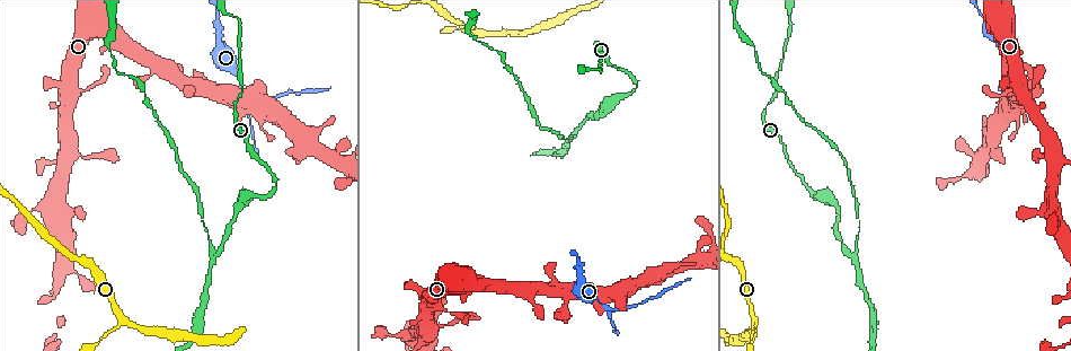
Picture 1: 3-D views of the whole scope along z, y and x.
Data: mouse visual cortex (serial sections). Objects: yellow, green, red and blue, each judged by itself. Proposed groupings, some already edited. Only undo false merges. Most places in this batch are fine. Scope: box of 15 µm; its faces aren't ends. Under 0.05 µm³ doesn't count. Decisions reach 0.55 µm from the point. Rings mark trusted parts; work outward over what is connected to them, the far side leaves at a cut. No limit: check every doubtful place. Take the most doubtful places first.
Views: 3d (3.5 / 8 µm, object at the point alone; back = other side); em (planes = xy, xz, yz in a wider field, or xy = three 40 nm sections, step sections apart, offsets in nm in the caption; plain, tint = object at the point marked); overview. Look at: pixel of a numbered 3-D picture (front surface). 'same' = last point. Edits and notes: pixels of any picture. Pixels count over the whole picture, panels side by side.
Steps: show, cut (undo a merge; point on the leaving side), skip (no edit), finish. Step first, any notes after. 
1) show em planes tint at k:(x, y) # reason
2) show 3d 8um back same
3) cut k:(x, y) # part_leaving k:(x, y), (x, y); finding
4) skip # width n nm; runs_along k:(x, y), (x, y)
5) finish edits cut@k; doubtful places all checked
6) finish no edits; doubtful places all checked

show 3d 8um at 1:(215, 254)

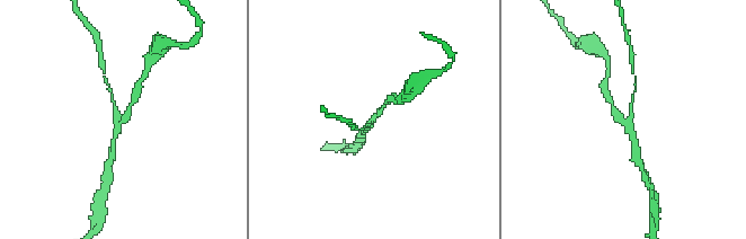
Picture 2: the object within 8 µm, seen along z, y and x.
show 3d 3.5um at 2:(373, 118) # closer look

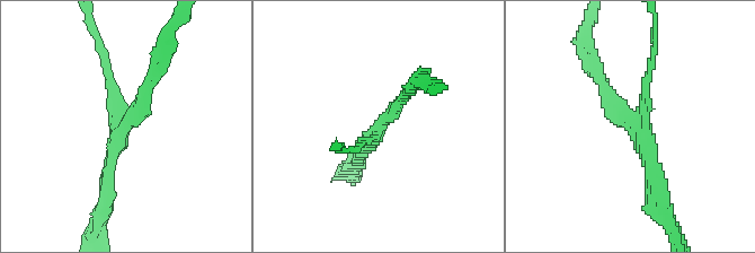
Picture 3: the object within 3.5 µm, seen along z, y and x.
show em xy step 3 tint at 3:(376, 130) # arms 3; arm_widths 100, 200, 200 nm

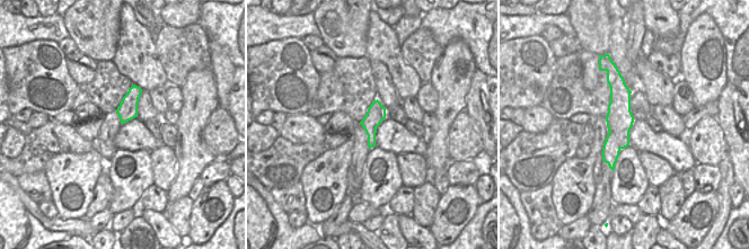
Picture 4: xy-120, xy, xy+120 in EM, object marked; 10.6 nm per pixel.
cut 3:(108, 77) # border 4:(609, 131), (616, 136), (620, 148); two cells meet here

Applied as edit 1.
show 3d 8um back at 1:(612, 310) # a fork

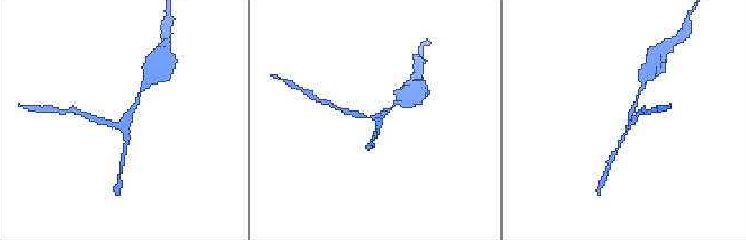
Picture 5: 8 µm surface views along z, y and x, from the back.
show em xy step 2 tint at 5:(628, 117)

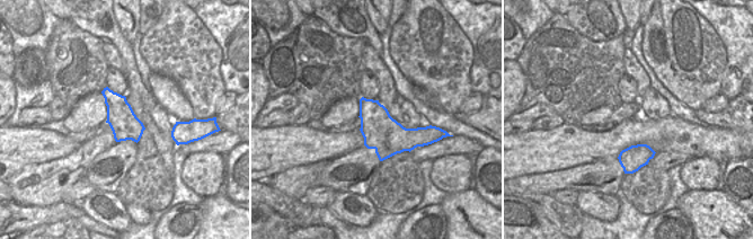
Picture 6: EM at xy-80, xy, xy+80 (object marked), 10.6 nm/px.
skip # width 400 nm; runs_along 5:(140, 91), (121, 122), (96, 121); continuous, no second cell

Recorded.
show 3d 3.5um at 1:(751, 319) # three arms meet

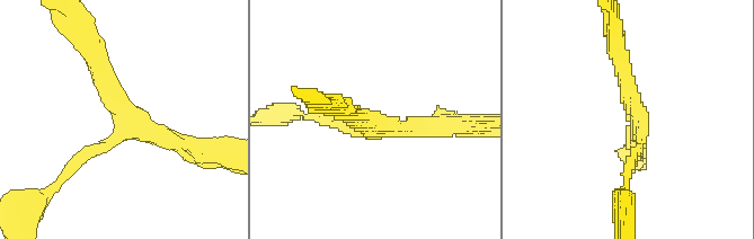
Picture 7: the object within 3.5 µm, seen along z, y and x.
show em xy step 3 tint at 7:(634, 109) # arms 3; arm_widths 150, 200, 250 nm; now the EM

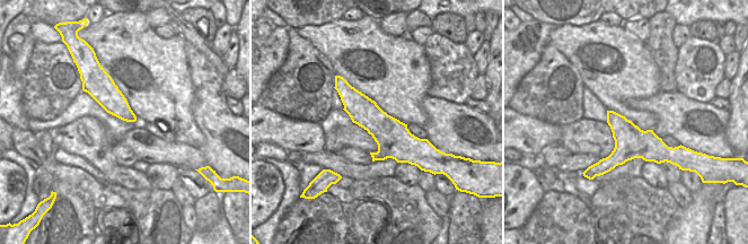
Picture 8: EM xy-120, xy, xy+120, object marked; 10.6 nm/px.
skip # runs_along 8:(341, 89), (402, 146), (419, 146); one cell here

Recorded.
finish edits cut@3; doubtful places all checked

